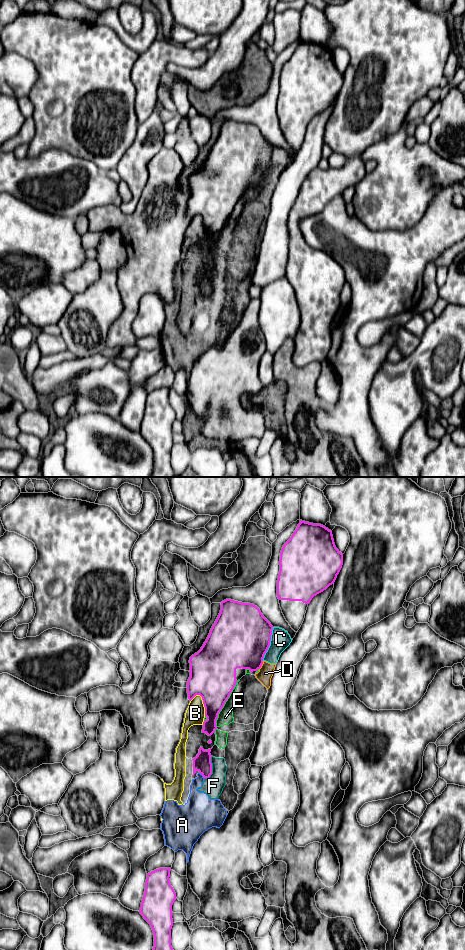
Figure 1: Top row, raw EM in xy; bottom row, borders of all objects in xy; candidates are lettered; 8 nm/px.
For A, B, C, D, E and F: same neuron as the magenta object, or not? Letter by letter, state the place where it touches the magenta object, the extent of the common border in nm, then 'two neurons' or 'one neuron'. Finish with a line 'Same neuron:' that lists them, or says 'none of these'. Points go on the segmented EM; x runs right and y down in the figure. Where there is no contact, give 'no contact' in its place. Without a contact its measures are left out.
A: xy (202, 775) | 70 nm | two neurons
B: xy (203, 703) | 190 nm | two neurons
C: xy (269, 644) | 280 nm | two neurons
D: xy (261, 665) | 80 nm | two neurons
E: xy (224, 703) | 400 nm | two neurons
F: xy (211, 769) | 200 nm | two neurons
Same neuron: none of these

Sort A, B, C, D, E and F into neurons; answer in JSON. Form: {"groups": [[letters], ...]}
{"groups": [["A", "B", "C", "D", "E", "F"]]}

